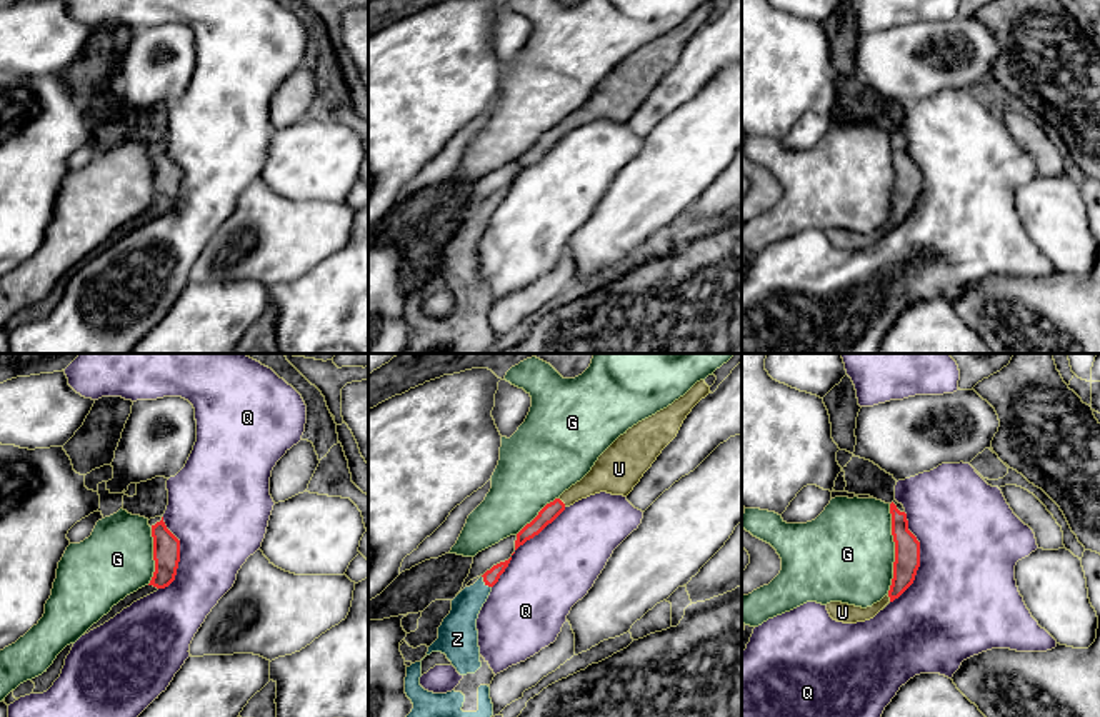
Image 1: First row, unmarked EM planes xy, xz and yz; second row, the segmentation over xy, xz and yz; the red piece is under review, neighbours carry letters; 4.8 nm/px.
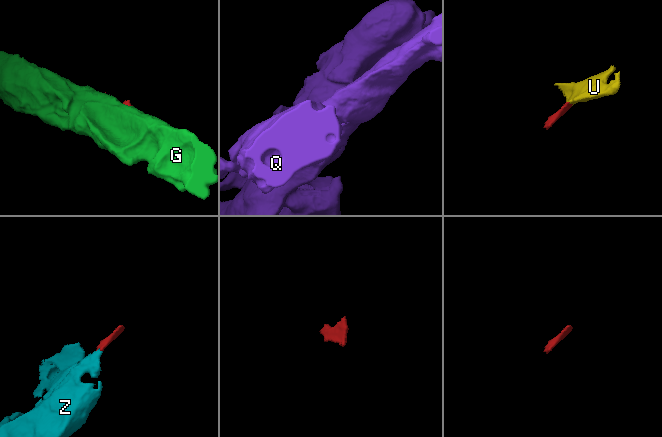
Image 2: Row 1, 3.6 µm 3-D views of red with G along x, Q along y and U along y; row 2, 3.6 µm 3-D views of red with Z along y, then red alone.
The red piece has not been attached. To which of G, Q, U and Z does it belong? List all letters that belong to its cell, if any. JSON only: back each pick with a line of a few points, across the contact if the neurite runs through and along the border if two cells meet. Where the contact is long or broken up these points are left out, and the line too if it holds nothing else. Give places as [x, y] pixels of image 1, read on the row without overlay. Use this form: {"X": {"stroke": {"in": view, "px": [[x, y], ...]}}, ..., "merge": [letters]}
{"U": {"stroke": {"in": "xz", "px": [[554, 135], [562, 129], [605, 102]]}}, "Z": {"stroke": {"in": "xz", "px": [[490, 204], [485, 209], [467, 230], [460, 252]]}}, "merge": ["U", "Z"]}

